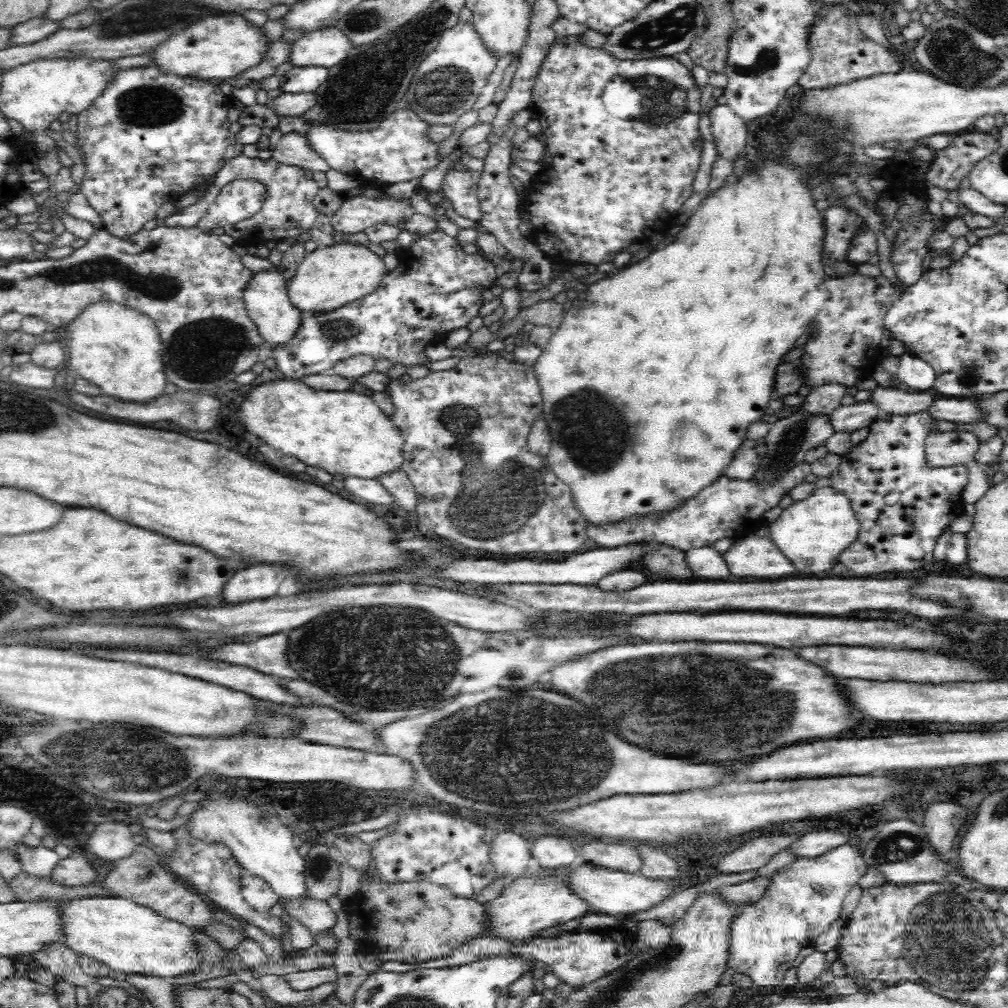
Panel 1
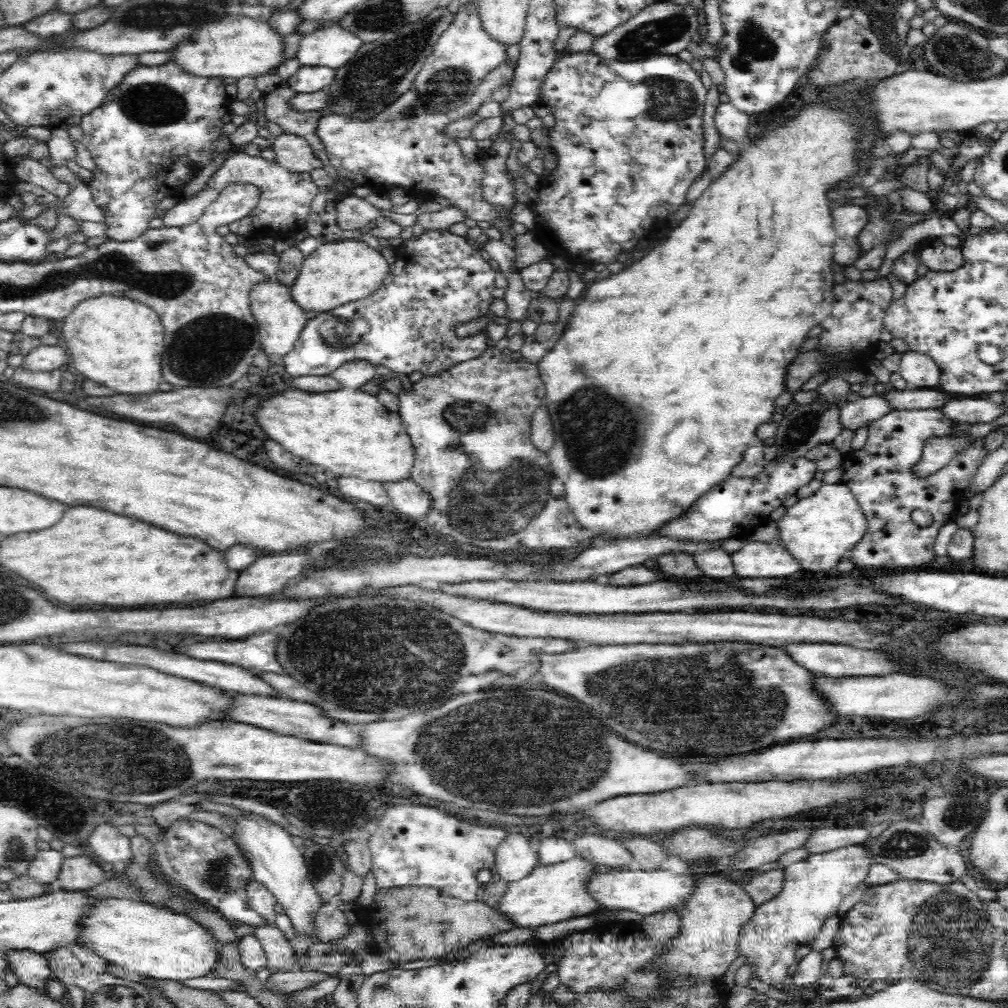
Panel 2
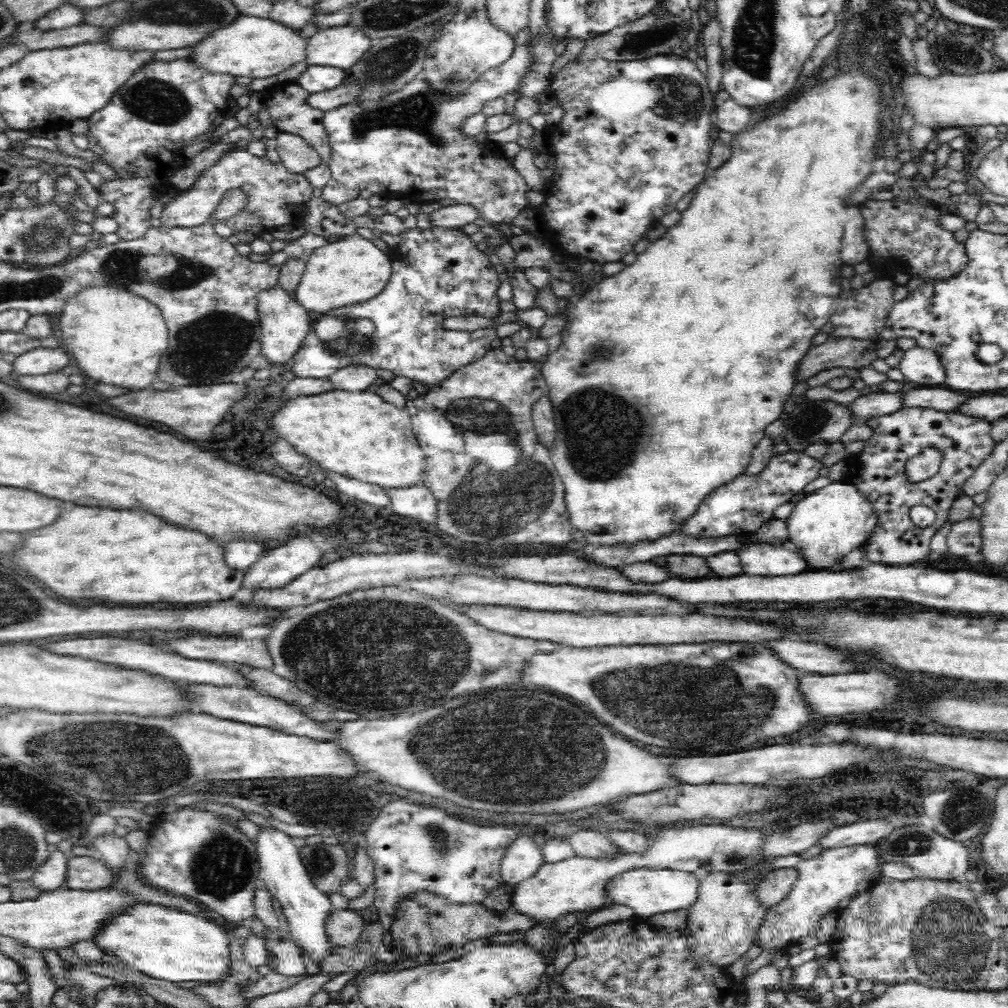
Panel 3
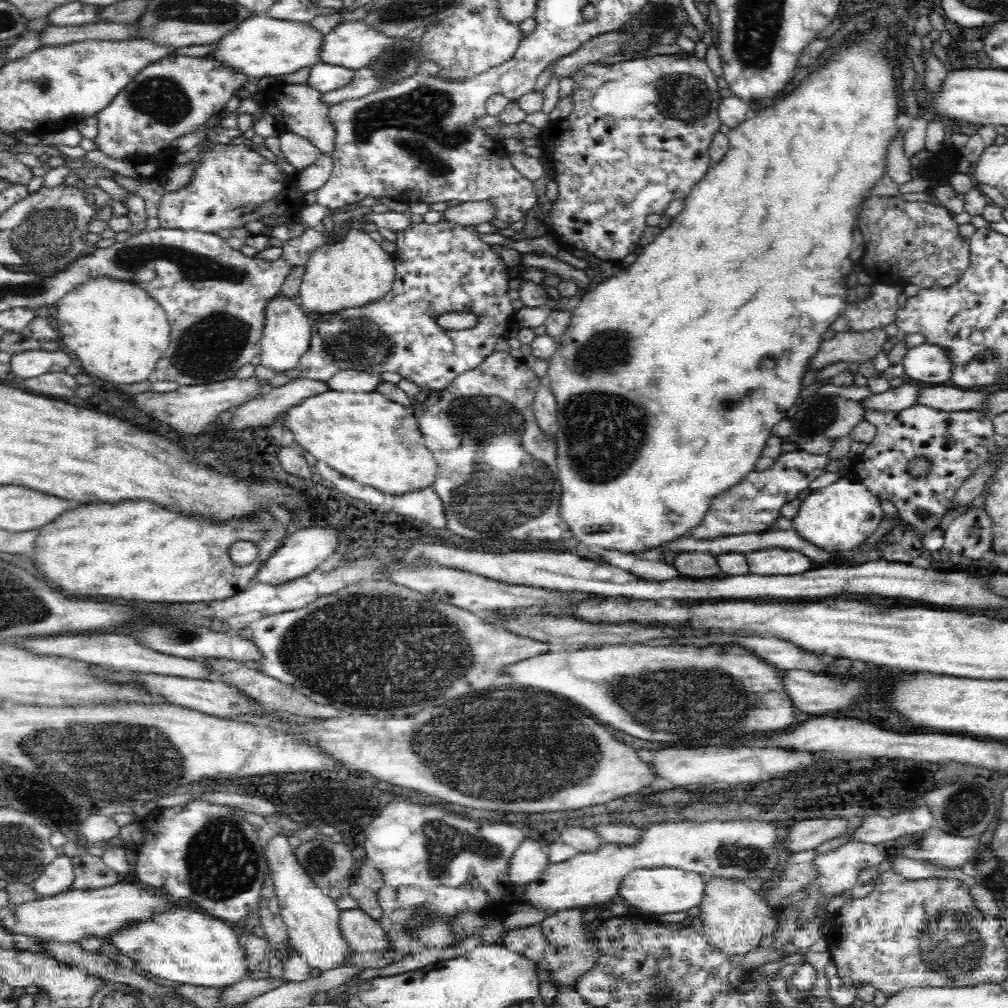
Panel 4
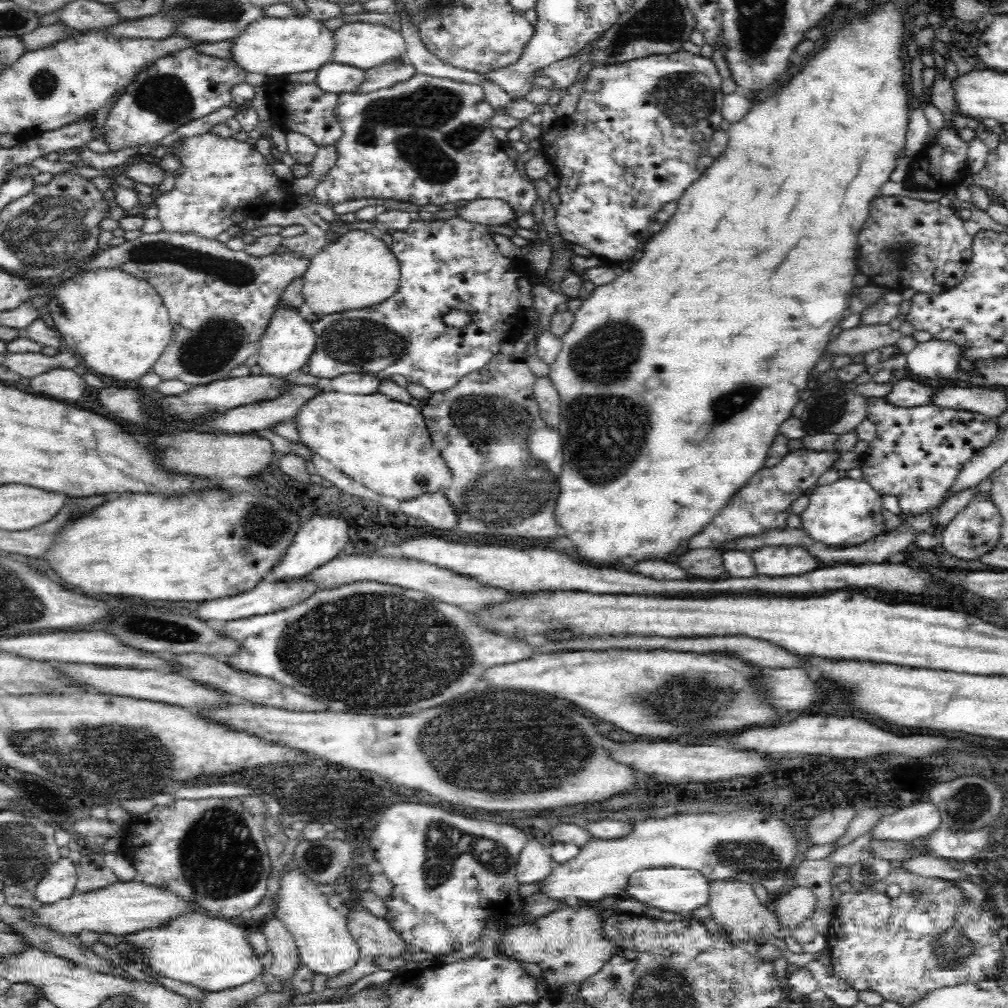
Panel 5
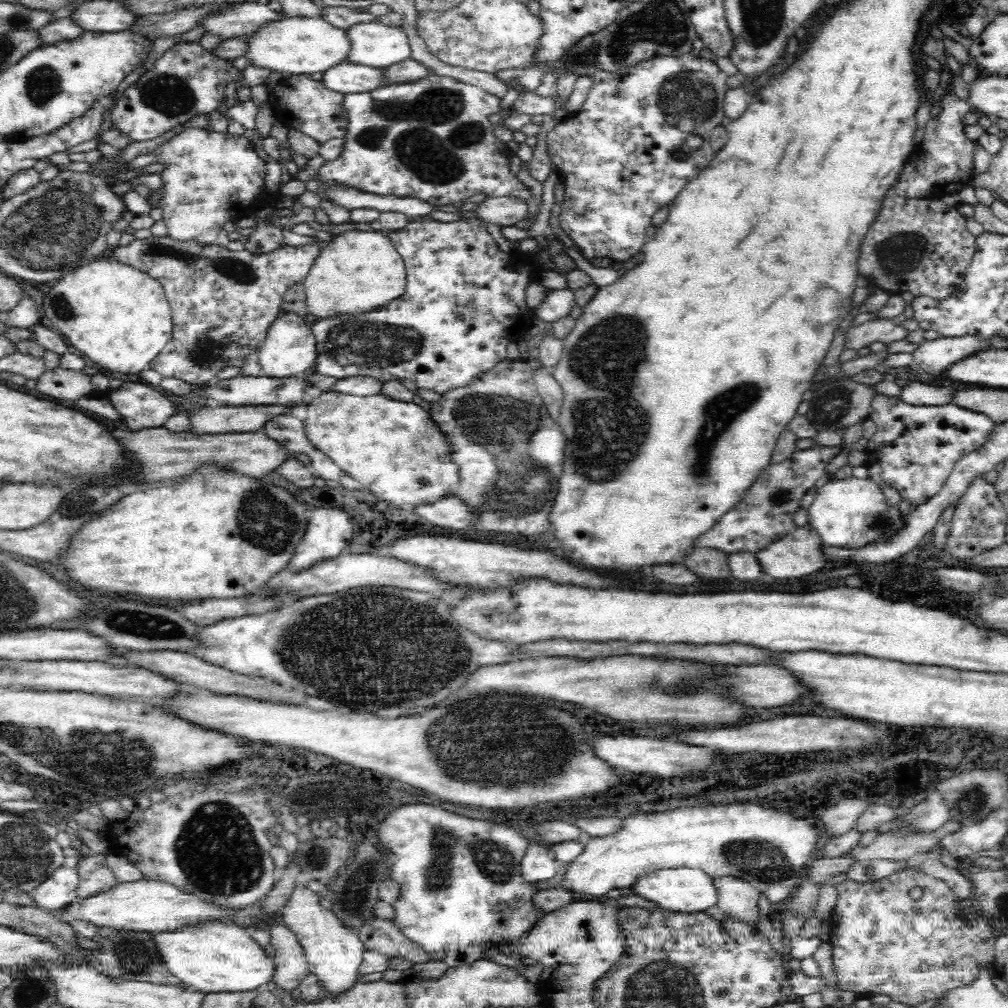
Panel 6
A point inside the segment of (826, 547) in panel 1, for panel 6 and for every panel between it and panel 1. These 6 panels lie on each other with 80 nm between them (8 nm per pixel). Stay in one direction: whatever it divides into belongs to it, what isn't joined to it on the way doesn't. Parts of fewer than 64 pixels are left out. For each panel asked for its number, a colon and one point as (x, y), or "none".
2: (819, 530)
3: (836, 519)
4: (840, 516)
5: (847, 512)
6: (850, 513)

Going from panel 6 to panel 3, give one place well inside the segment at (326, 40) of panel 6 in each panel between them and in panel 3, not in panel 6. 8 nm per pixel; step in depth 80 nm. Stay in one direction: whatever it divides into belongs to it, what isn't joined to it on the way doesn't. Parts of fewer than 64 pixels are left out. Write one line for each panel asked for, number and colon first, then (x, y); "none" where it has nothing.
3: (253, 47)
4: (263, 47)
5: (275, 47)

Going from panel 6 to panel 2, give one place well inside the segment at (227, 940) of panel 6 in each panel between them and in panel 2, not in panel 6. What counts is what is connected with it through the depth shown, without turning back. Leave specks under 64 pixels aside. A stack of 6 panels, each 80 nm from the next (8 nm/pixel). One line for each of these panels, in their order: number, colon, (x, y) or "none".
2: (153, 941)
3: (172, 945)
4: (185, 945)
5: (212, 954)

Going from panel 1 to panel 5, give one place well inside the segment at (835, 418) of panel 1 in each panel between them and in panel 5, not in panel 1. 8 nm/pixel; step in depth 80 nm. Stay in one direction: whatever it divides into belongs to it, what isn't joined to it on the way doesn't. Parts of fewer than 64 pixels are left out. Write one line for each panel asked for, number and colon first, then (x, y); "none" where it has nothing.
2: (859, 412)
3: (873, 404)
4: (898, 398)
5: (908, 393)

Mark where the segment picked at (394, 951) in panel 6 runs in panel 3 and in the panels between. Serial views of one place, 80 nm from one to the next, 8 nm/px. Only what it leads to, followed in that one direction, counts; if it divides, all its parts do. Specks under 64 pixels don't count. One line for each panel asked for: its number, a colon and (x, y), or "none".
3: (346, 926)
4: (367, 936)
5: (376, 937)

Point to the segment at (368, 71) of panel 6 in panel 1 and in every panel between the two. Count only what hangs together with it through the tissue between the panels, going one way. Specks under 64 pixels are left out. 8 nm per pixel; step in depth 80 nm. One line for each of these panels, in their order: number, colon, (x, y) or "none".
1: (298, 79)
2: (311, 79)
3: (316, 78)
4: (325, 77)
5: (337, 78)

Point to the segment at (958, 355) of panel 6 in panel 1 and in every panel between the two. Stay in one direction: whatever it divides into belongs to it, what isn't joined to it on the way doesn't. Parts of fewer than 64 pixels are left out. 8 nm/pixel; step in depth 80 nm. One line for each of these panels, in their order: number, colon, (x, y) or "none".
1: (916, 374)
2: (920, 371)
3: (919, 365)
4: (928, 362)
5: (936, 359)

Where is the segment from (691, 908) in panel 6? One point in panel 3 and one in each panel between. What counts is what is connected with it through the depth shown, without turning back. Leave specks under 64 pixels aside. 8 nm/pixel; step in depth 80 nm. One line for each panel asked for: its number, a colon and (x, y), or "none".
3: (647, 891)
4: (662, 890)
5: (681, 890)

